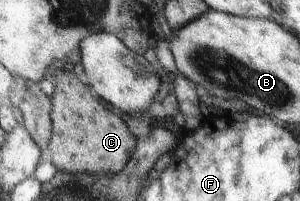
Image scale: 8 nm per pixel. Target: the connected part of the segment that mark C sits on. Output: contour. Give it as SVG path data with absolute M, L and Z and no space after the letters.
M55 69L53 82L56 90L52 96L52 121L57 139L54 140L52 162L56 169L72 174L89 170L120 172L135 154L136 146L140 146L136 130L132 130L92 86L80 82L74 72Z

